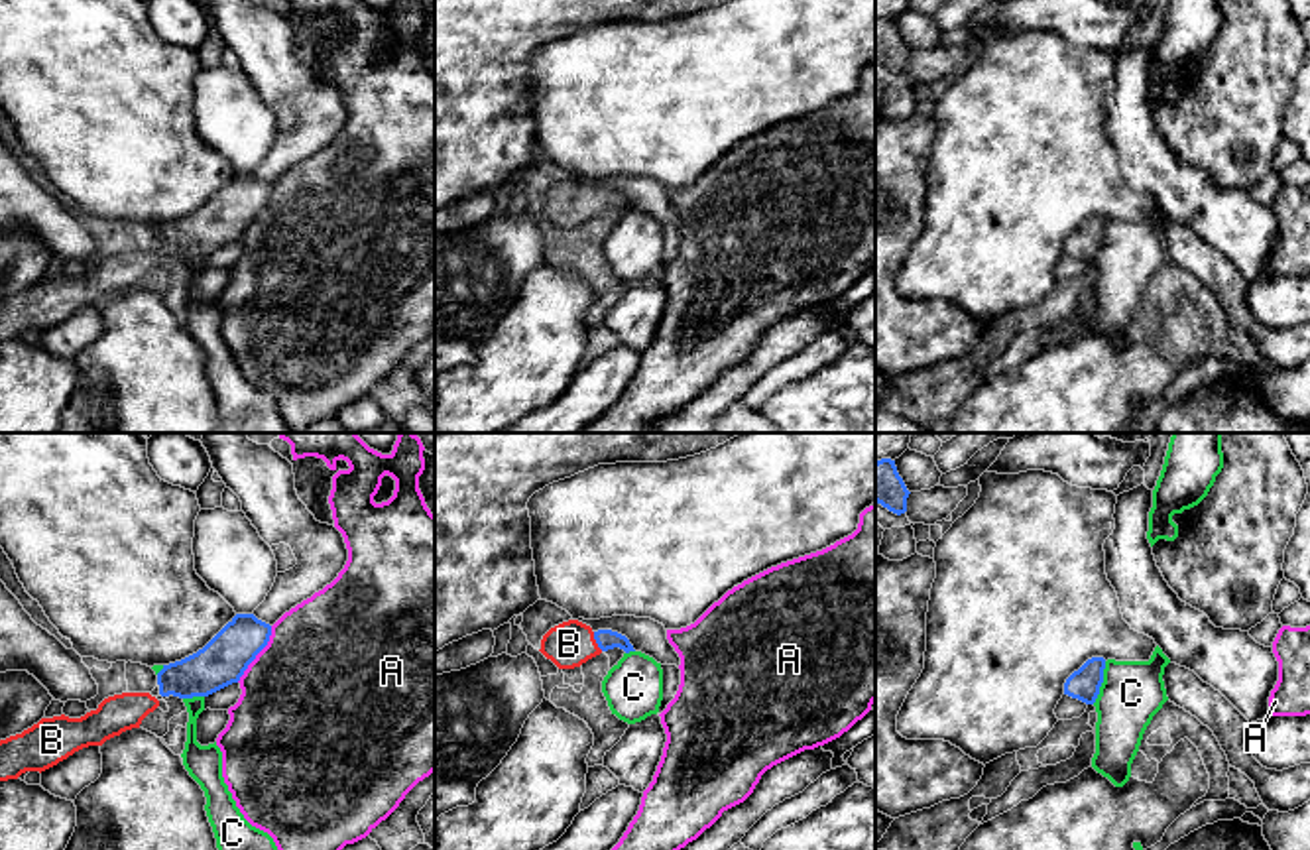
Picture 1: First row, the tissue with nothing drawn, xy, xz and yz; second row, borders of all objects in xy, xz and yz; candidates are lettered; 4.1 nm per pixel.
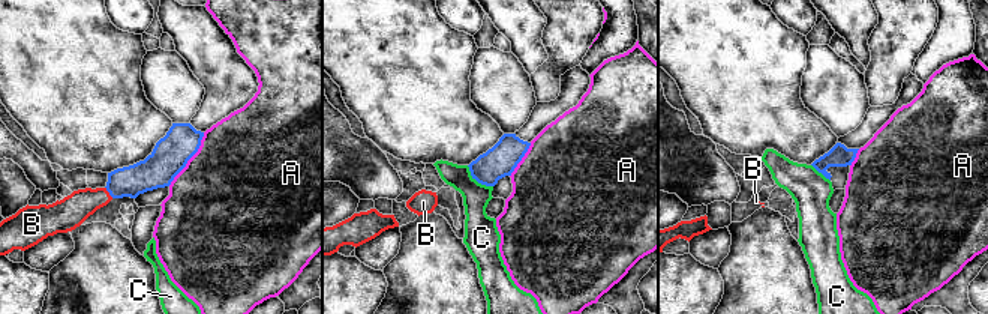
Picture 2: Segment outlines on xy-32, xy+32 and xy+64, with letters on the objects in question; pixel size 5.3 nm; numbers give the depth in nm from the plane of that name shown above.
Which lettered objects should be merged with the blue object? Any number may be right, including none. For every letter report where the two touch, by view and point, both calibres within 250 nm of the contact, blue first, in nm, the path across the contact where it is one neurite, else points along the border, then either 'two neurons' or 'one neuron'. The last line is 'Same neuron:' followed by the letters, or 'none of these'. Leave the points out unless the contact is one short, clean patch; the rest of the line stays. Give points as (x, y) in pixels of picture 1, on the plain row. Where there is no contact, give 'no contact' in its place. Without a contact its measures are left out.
A: meets blue in xy at (258, 211); 190 nm thick on the blue side, 500 nm on the other; two neurons
B: meets blue in xz at (596, 201); 80 nm thick on the blue side, 190 nm on the other; runs through xz (606, 199), (596, 201), (569, 203); one neuron
C: meets blue in yz at (1102, 241); 130 nm thick on the blue side, 260 nm on the other; border along yz (1106, 221), (1100, 252), (1092, 262); two neurons
Same neuron: B

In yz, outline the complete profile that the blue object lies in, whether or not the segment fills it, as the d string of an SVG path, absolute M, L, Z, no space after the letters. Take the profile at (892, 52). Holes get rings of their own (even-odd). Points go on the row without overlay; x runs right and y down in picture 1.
M881 18L875 22L875 61L901 75L907 71L909 49L897 31L895 20Z

